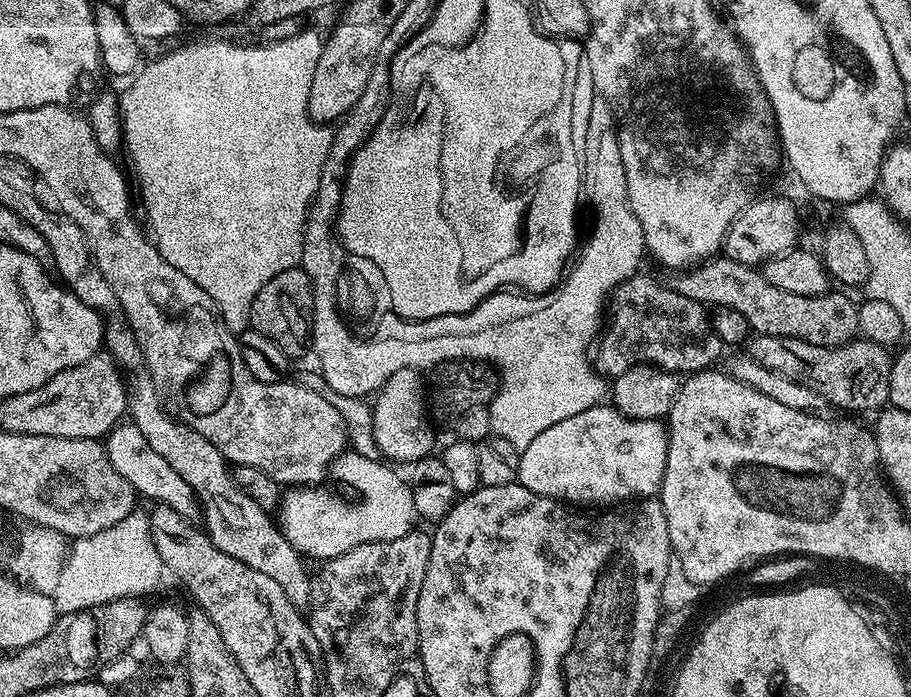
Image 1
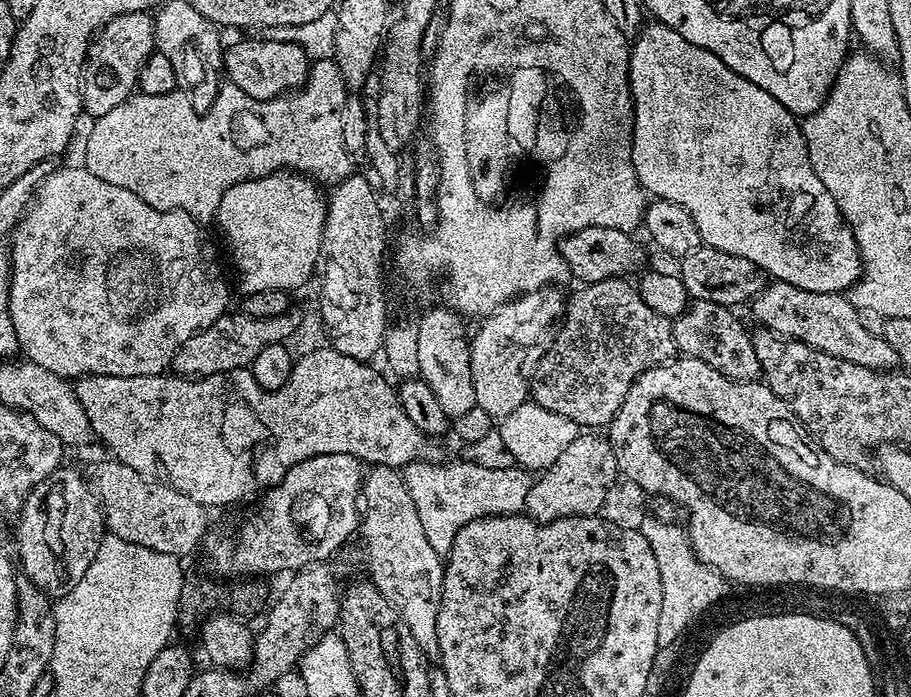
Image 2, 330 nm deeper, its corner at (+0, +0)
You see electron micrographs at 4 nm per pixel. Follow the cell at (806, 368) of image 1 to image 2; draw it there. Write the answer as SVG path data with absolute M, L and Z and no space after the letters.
M692 300L686 311L677 320L671 321L676 351L698 358L698 362L706 362L706 366L731 380L759 381L762 371L752 345L753 333L744 329L743 322L734 313L731 307L718 302Z

